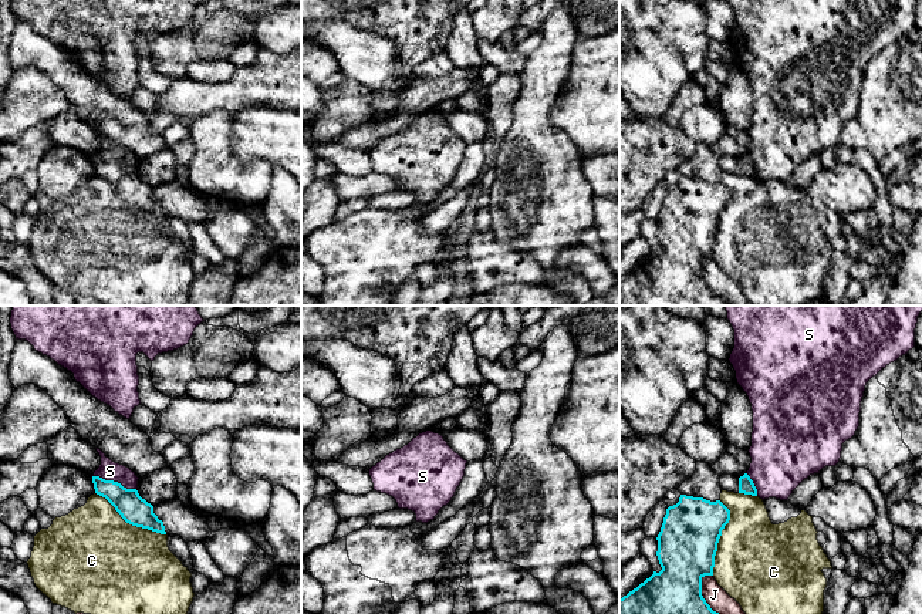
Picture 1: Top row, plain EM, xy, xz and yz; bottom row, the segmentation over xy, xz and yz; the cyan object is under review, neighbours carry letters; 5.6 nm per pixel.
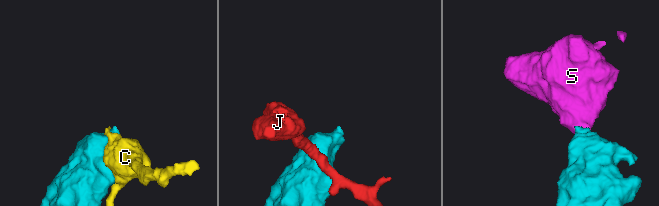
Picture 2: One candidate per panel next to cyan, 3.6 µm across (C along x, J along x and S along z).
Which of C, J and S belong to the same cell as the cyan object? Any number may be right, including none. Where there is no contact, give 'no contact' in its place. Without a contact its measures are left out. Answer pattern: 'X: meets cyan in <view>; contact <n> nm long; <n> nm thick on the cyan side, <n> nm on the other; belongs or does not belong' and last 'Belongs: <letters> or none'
C: meets cyan in yz; contact 420 nm long; 340 nm thick on the cyan side, 460 nm on the other; does not belong
J: meets cyan in yz; contact 320 nm long; 500 nm thick on the cyan side, 120 nm on the other; does not belong
S: meets cyan in xy; contact 260 nm long; 160 nm thick on the cyan side, 110 nm on the other; belongs
Belongs: S

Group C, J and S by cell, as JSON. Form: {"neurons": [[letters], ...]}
{"neurons": [["C"], ["J"], ["S"]]}

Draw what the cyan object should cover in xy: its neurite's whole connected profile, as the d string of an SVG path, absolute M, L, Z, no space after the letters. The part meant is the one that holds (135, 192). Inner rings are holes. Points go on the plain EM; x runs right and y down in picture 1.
M95 131L101 138L101 146L91 158L95 175L105 179L126 205L166 216L163 203L153 195L153 188L136 172L139 159L135 154Z

